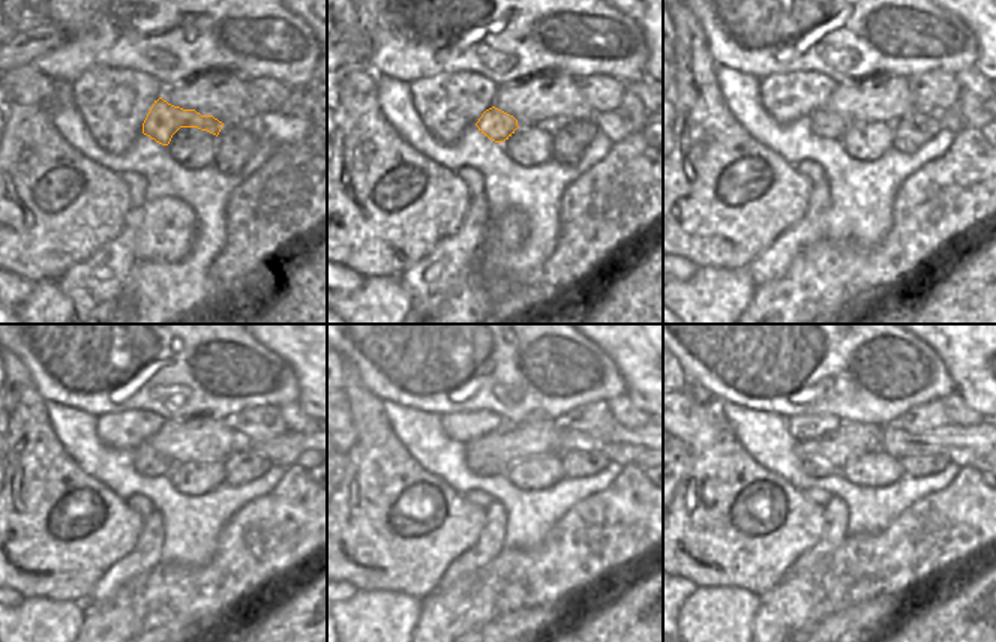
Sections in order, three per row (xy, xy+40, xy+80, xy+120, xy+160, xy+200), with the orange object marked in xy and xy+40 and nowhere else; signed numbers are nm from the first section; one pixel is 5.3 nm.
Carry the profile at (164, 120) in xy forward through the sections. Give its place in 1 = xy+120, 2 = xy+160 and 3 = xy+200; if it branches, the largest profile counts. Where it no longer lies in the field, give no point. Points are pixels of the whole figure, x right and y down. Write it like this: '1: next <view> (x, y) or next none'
1: next xy+120 (147, 462)
2: next xy+160 (483, 465)
3: next xy+200 (821, 468)

